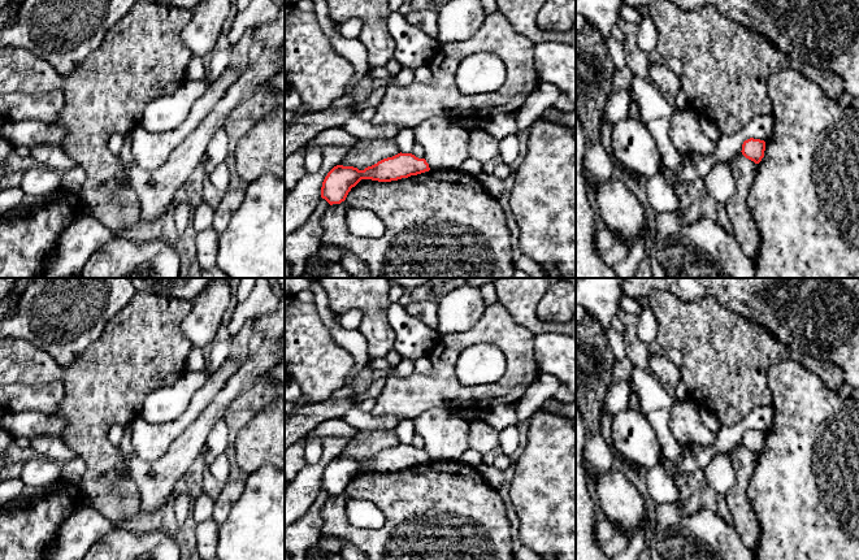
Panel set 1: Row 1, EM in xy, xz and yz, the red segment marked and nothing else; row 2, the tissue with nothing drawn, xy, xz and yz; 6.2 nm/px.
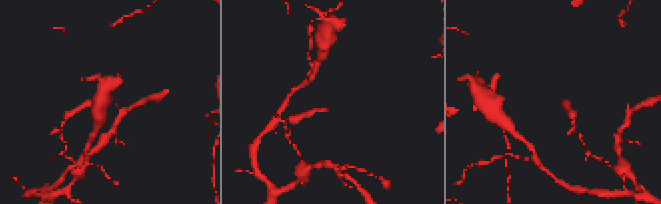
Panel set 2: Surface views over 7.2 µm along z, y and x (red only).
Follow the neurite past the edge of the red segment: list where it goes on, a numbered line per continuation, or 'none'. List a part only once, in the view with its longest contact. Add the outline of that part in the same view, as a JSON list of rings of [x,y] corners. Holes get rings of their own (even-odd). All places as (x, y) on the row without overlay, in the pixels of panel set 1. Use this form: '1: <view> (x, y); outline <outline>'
none

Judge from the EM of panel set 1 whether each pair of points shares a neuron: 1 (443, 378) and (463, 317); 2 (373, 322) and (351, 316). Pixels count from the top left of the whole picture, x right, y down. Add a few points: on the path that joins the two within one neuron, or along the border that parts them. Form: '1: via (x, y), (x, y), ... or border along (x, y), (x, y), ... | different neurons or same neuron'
1: border along (484, 313), (467, 330), (450, 331), (441, 335) | different neurons
2: border along (363, 315), (355, 309), (348, 309), (338, 317) | different neurons

